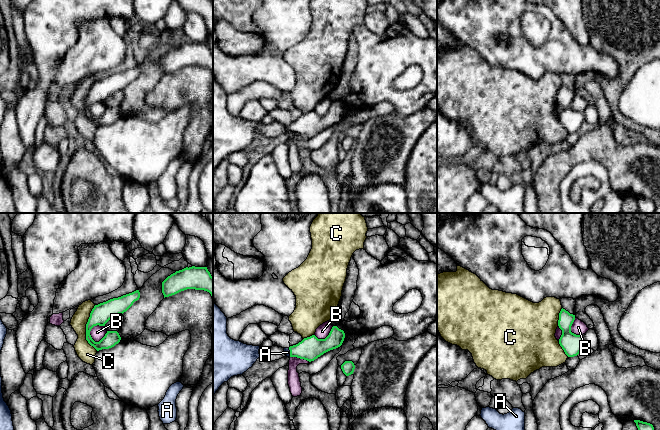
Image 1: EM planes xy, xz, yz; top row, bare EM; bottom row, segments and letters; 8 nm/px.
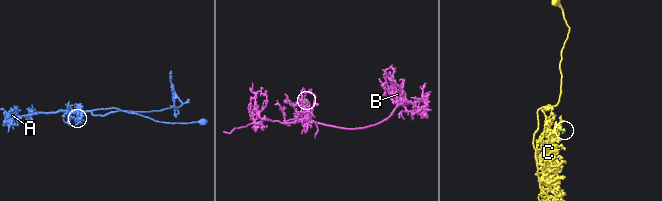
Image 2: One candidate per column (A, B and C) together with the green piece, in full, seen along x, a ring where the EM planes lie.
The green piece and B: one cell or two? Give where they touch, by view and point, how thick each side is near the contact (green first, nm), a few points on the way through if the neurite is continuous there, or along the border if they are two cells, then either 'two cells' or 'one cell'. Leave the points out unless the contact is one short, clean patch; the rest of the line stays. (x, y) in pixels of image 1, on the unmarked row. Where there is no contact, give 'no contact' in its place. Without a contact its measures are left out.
meets green in xy at (91, 104); 160 nm thick on the green side, 110 nm on the other; border along xy (104, 101), (95, 101), (91, 105), (90, 112), (95, 118); two cells

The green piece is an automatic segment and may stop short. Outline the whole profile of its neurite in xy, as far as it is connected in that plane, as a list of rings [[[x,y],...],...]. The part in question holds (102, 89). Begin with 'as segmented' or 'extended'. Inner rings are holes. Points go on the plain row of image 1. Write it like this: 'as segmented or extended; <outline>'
as segmented; [[[136,66],[132,69],[95,81],[86,100],[86,116],[88,119],[97,127],[109,125],[118,120],[121,113],[117,107],[107,107],[99,118],[95,118],[92,115],[90,107],[94,102],[105,102],[113,92],[126,88],[139,74],[140,68]]]

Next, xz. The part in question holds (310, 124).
extended; [[[333,102],[325,115],[318,115],[315,111],[304,114],[296,121],[284,124],[287,133],[297,133],[314,137],[324,129],[340,123],[344,117],[345,109],[337,102]]]

